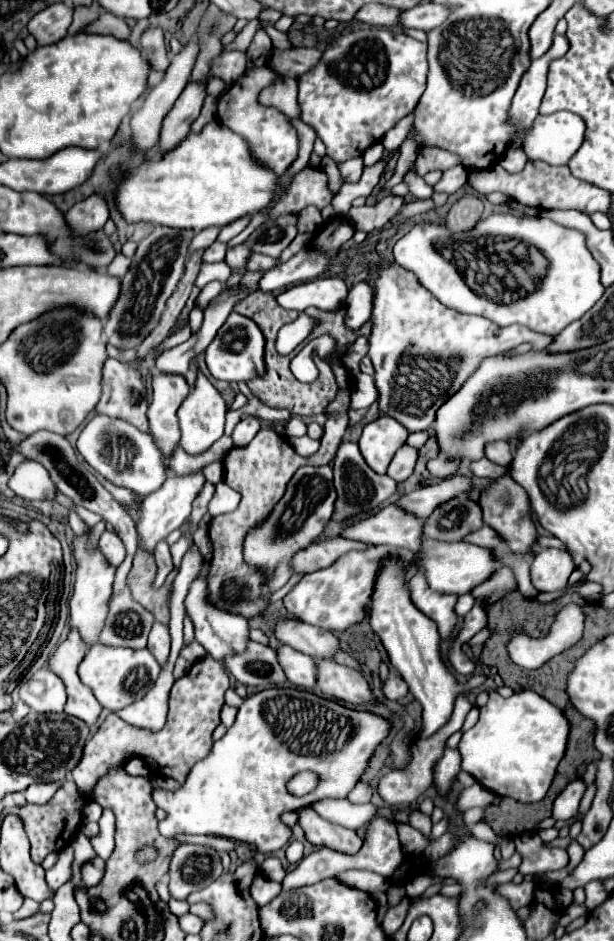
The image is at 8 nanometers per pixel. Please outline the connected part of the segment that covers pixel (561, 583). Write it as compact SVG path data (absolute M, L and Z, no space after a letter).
M545 548L533 560L531 582L539 592L563 590L573 570L575 570L575 564L565 550Z

